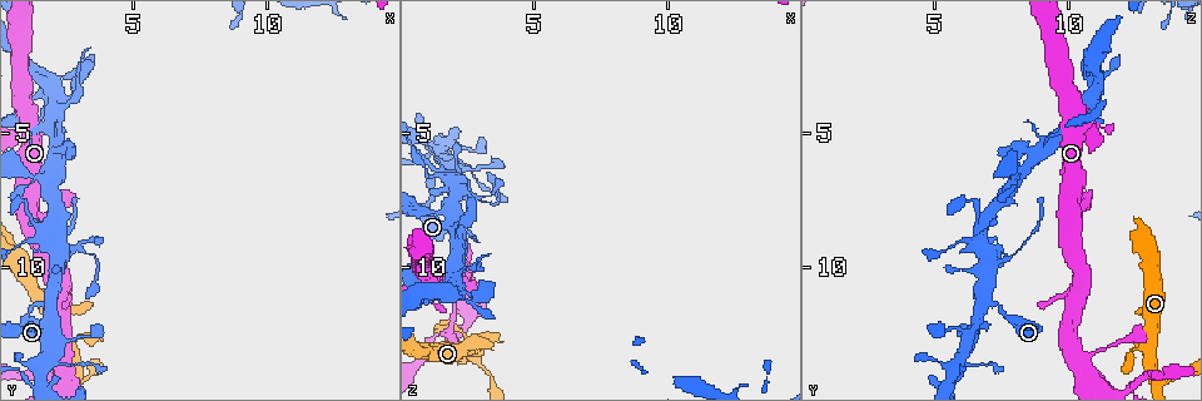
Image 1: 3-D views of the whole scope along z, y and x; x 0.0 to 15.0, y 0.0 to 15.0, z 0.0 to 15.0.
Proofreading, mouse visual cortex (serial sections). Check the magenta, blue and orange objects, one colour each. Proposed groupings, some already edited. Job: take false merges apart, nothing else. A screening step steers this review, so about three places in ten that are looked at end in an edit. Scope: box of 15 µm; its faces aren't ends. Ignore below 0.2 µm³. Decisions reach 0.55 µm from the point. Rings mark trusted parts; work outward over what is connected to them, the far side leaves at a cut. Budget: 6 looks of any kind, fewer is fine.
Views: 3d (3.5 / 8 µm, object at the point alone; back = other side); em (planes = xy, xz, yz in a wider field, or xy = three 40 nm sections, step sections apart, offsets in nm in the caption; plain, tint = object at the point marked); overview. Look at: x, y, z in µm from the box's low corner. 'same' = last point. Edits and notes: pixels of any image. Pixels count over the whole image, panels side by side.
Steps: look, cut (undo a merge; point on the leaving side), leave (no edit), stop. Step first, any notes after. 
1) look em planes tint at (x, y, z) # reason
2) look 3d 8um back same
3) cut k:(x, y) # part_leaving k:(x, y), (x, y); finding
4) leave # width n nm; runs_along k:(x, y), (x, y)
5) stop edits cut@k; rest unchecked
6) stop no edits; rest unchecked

look 3d 3.5um at (1.1, 11.5, 7.3) # thick turns thin

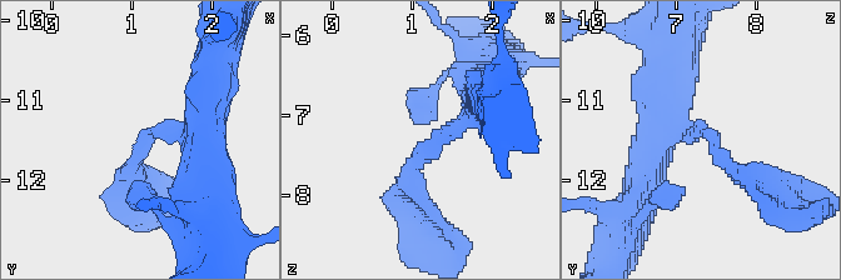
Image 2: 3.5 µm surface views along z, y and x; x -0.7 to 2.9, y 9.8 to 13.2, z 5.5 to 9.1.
look em planes tint at (1.15, 11.40, 7.40) # arm_widths 200, 300 nm; shape alone is not enough

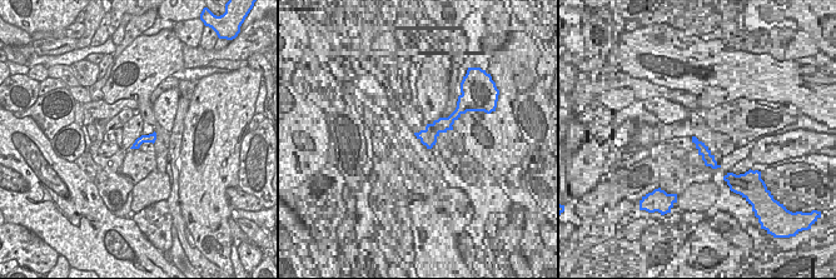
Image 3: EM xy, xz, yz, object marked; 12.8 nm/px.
leave # runs_along 2:(765, 189), (665, 109); one cell here

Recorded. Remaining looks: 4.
look 3d 8um at (1.2, 14.4, 5.7) # thick turns thin

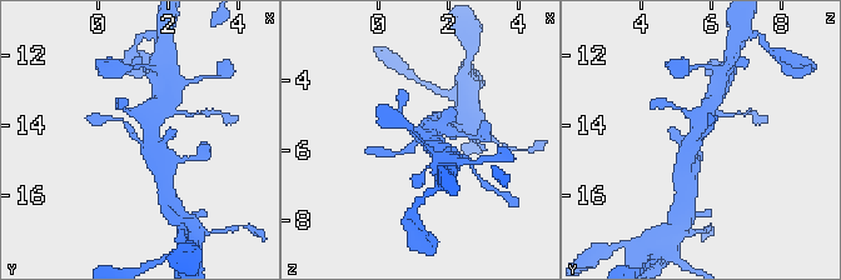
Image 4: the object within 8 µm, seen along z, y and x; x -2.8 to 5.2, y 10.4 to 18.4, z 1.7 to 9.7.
look 3d 3.5um at (1.1, 14.4, 5.7)

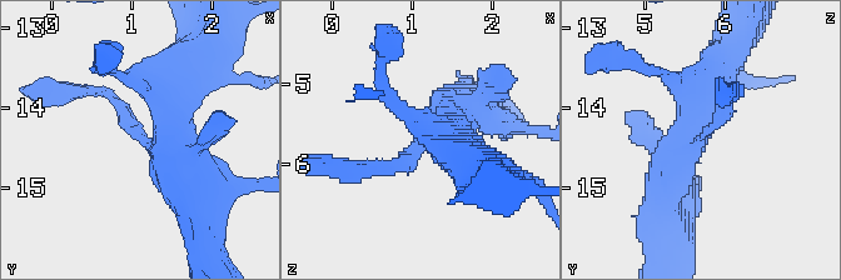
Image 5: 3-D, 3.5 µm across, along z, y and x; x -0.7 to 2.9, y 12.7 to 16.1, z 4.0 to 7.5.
look em xy step 5 tint at (1.10, 14.35, 5.70) # now the EM

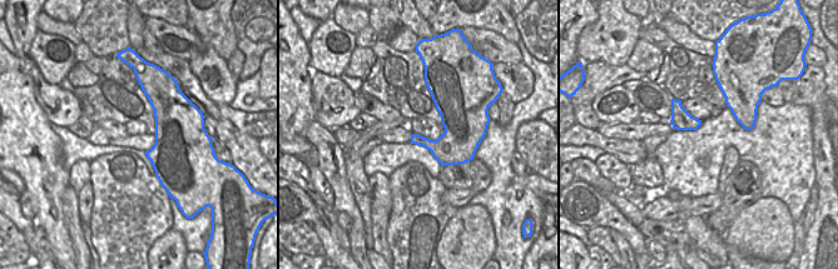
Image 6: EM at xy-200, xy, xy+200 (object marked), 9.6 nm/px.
leave # runs_along 5:(453, 149), (453, 126), (368, 171); continuous, no second cell

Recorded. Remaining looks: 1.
stop no edits; rest unchecked

